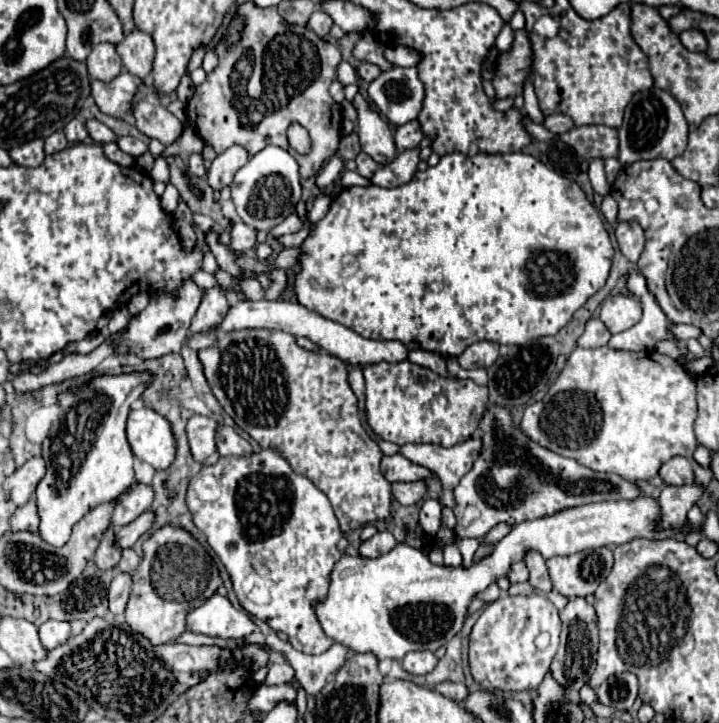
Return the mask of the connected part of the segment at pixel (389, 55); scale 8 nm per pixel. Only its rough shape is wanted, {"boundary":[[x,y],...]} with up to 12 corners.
{"boundary":[[404,46],[386,48],[394,66],[418,66],[420,54]]}

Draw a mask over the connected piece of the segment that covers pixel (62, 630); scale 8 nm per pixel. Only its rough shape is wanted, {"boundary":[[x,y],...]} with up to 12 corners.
{"boundary":[[48,620],[40,626],[40,642],[54,650],[70,638],[70,624]]}

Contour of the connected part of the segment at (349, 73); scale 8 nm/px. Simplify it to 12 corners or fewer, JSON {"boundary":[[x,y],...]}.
{"boundary":[[340,62],[336,68],[338,80],[354,84],[358,80],[356,70],[348,62]]}

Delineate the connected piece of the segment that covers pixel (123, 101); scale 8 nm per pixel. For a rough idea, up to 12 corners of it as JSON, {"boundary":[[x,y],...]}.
{"boundary":[[130,72],[92,80],[96,106],[110,116],[130,112],[142,80]]}

